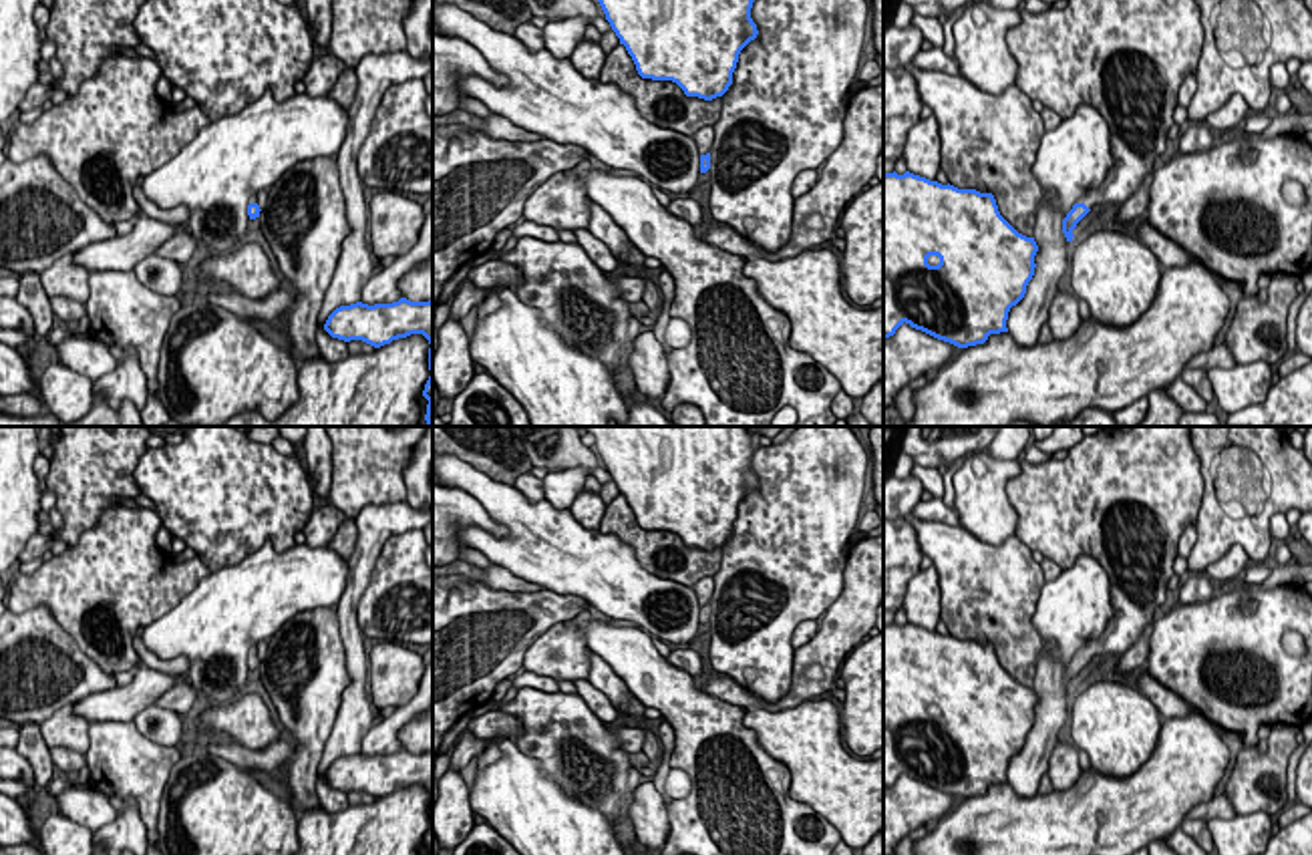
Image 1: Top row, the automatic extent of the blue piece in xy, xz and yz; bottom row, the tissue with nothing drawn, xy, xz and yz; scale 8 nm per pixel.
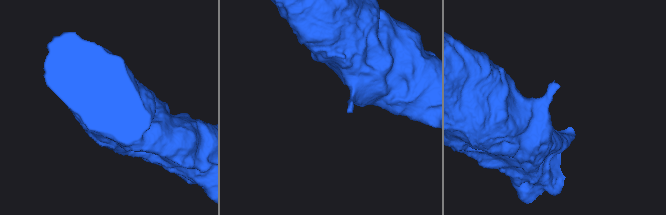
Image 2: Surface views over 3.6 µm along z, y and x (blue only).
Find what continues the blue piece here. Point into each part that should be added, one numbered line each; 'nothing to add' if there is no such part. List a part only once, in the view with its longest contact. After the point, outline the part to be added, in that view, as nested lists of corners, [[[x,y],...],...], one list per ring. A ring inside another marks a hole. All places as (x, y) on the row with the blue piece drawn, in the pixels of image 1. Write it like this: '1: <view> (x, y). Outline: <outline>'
1: yz (1127, 59). Outline: [[[1067,0],[1062,10],[1018,10],[1020,22],[1006,32],[1014,56],[1016,87],[1058,117],[1079,105],[1095,107],[1109,125],[1113,167],[1099,189],[1077,203],[1089,209],[1127,201],[1153,175],[1165,153],[1181,82],[1197,70],[1203,48],[1201,10],[1195,0]]]

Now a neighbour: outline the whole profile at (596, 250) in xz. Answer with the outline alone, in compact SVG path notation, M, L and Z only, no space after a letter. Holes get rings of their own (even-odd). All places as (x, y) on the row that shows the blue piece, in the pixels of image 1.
M576 229L576 243L588 253L588 258L604 272L610 274L618 268L618 260L604 241L594 237L588 229Z

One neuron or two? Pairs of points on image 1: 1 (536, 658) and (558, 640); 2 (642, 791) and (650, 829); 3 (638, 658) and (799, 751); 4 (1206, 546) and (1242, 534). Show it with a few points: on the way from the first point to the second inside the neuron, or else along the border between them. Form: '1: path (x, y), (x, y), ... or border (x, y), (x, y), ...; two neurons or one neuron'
1: path (542, 656), (552, 646); one neuron
2: path (646, 801), (650, 819); one neuron
3: border (745, 711), (743, 723), (771, 757); two neurons
4: path (1214, 538), (1218, 534), (1234, 534); one neuron

